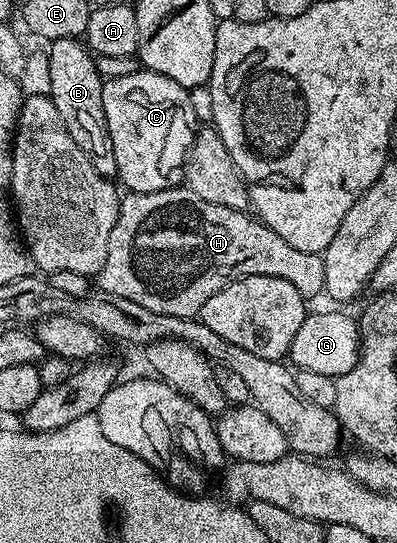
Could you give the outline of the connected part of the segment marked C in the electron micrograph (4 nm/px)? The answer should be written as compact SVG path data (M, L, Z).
M140 70L125 74L125 78L104 80L103 105L109 138L113 142L113 158L117 162L118 183L127 192L152 192L180 187L185 180L187 152L193 146L197 131L190 91L177 86L173 78L165 78L165 74Z

